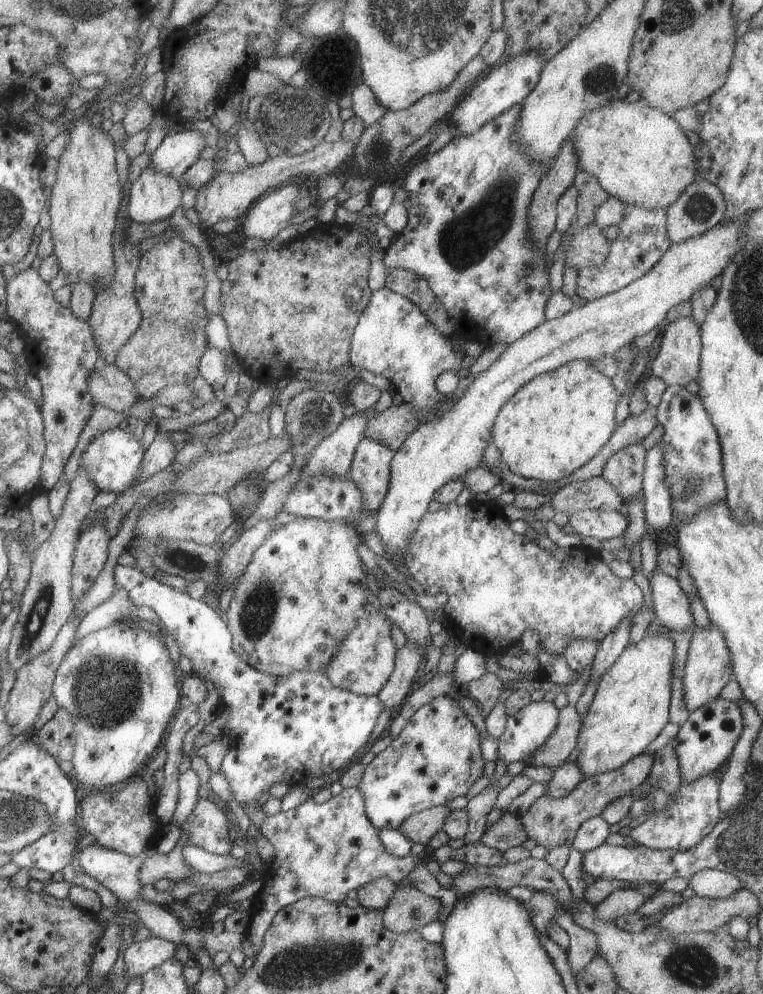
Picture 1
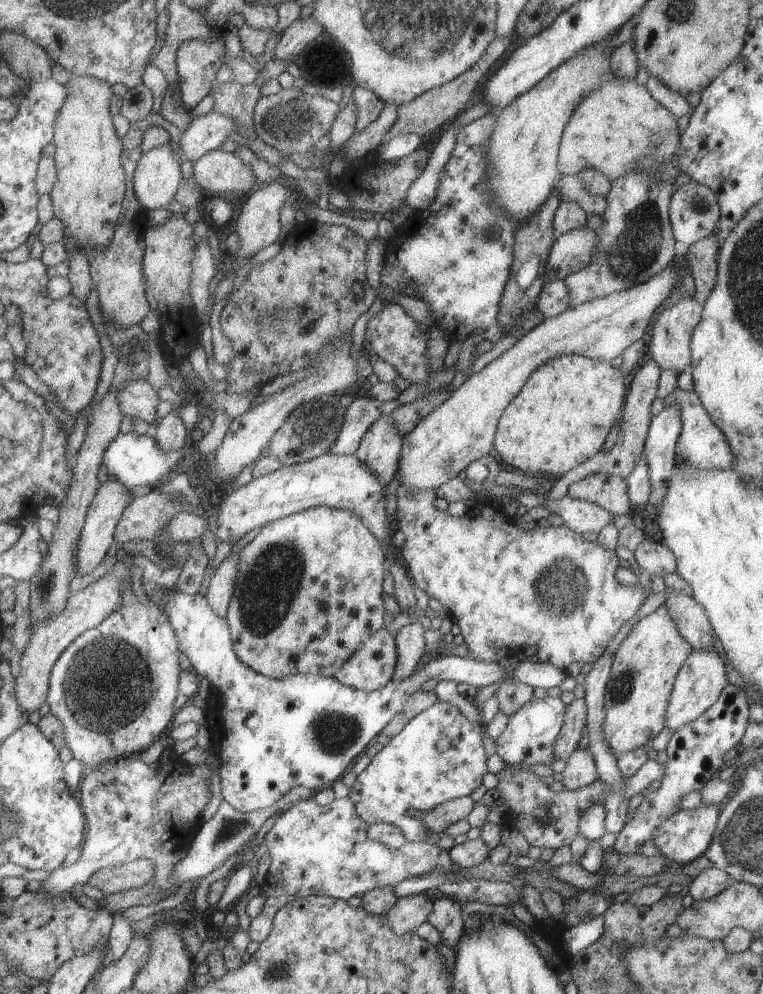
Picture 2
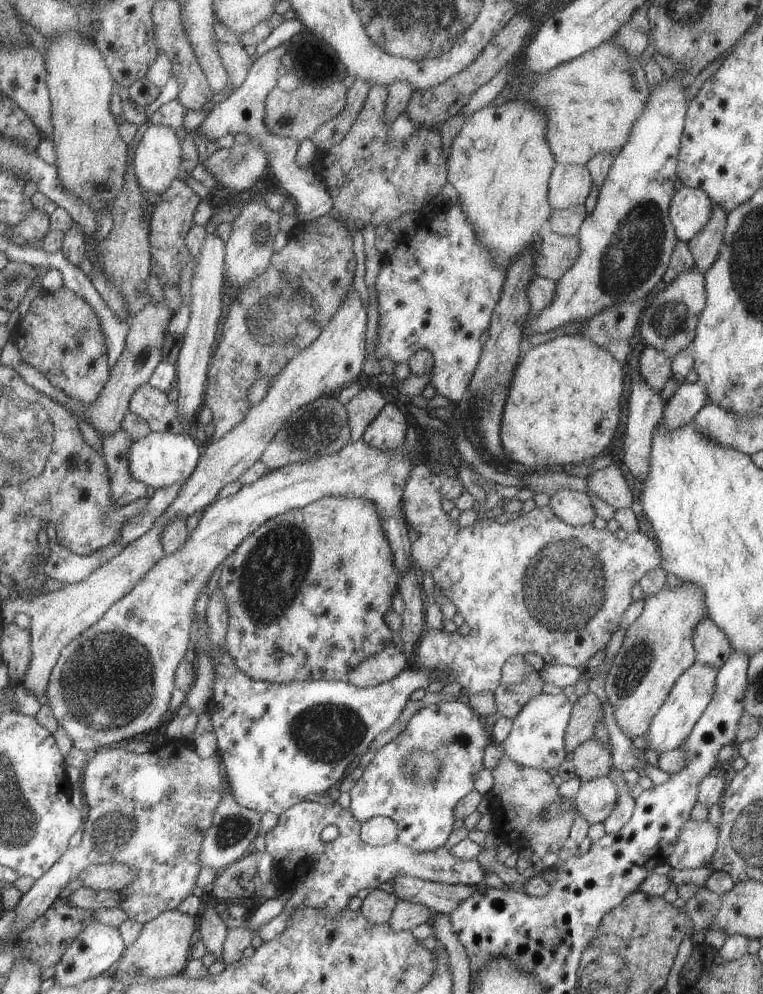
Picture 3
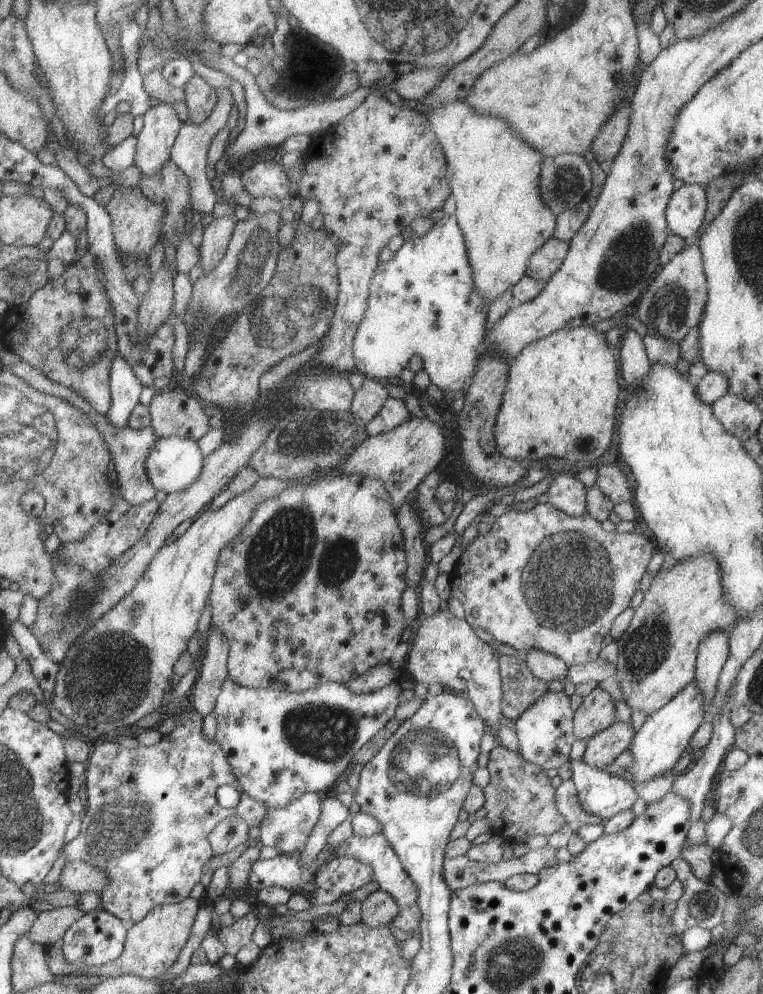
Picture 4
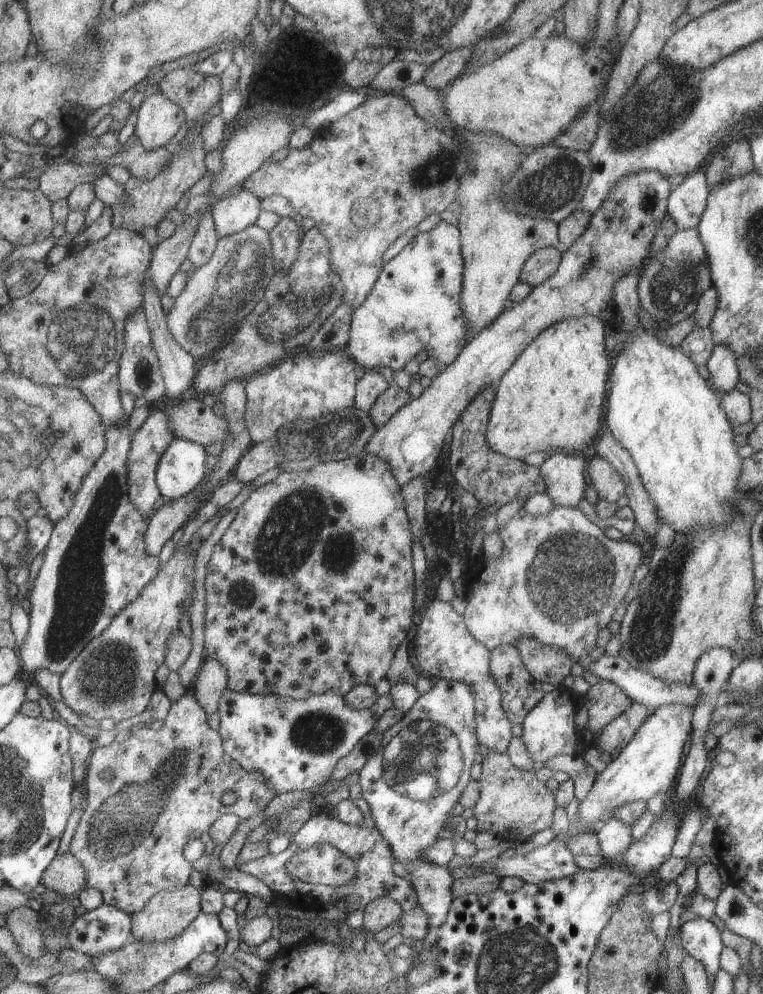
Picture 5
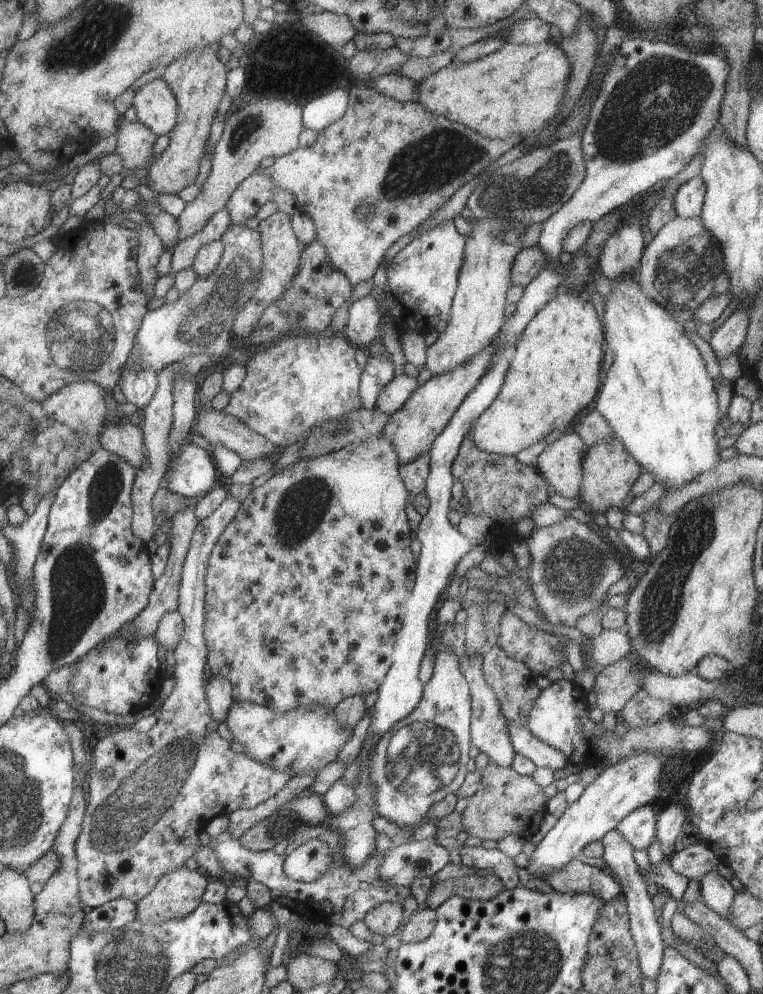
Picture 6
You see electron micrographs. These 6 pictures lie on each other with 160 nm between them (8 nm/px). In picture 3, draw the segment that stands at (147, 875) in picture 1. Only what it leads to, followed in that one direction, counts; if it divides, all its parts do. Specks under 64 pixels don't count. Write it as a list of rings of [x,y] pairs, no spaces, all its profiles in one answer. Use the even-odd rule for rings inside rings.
[[[128,864],[91,865],[80,872],[78,876],[84,884],[94,891],[120,892],[124,886],[136,880],[136,870]]]

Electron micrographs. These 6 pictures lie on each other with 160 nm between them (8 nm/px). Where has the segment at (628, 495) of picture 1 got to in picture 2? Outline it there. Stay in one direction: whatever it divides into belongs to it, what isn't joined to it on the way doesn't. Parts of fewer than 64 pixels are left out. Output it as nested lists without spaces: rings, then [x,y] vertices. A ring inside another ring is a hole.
[[[652,359],[649,360],[639,368],[631,381],[630,390],[626,393],[626,400],[624,400],[624,408],[622,410],[622,421],[617,440],[610,450],[606,452],[598,451],[592,458],[585,460],[582,464],[575,466],[569,470],[565,475],[559,477],[558,480],[551,486],[547,492],[547,499],[561,499],[567,494],[568,487],[583,478],[604,473],[615,477],[620,477],[626,480],[629,474],[635,469],[637,459],[643,454],[645,447],[645,440],[651,421],[651,406],[653,400],[657,397],[657,386],[661,375],[661,368]]]

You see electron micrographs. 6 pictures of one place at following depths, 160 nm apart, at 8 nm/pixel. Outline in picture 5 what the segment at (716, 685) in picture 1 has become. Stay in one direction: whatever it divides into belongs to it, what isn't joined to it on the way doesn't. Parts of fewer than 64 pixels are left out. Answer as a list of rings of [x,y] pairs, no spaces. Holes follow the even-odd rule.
[[[676,703],[659,706],[648,717],[640,728],[634,733],[632,740],[621,750],[615,760],[611,760],[608,766],[597,773],[595,781],[588,795],[579,804],[578,822],[571,822],[566,837],[558,837],[566,842],[570,837],[582,833],[596,832],[610,817],[614,817],[612,811],[622,803],[634,802],[652,798],[657,792],[670,794],[672,784],[676,782],[676,774],[682,766],[682,750],[688,742],[688,736],[693,731],[693,706],[688,703]]]

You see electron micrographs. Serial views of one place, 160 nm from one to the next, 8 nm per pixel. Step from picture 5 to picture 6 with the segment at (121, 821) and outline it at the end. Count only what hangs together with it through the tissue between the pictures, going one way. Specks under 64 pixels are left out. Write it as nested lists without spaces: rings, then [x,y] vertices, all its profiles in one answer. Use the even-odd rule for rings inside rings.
[[[228,494],[227,499],[217,508],[208,518],[199,521],[196,530],[191,538],[191,543],[183,564],[183,575],[179,588],[179,607],[177,611],[183,618],[185,627],[184,634],[173,652],[176,660],[176,670],[174,677],[176,678],[176,685],[171,694],[164,700],[161,705],[161,715],[157,719],[156,724],[152,729],[145,733],[137,732],[132,729],[131,726],[121,729],[119,732],[114,734],[108,734],[105,738],[102,738],[95,746],[94,752],[92,752],[92,768],[89,770],[89,782],[88,784],[88,808],[87,816],[84,817],[83,832],[79,834],[78,840],[75,842],[75,850],[78,852],[79,859],[79,894],[82,905],[90,906],[90,908],[96,908],[100,905],[106,904],[108,901],[122,897],[123,899],[131,900],[133,903],[142,901],[147,894],[152,892],[152,889],[160,882],[164,876],[176,869],[180,869],[180,866],[184,866],[184,862],[188,858],[194,858],[203,846],[200,843],[200,832],[206,826],[206,823],[212,816],[218,816],[221,814],[230,814],[232,811],[238,809],[251,809],[258,806],[264,801],[270,800],[275,794],[278,794],[280,790],[288,784],[292,776],[289,771],[277,771],[264,763],[256,762],[255,759],[251,759],[249,755],[237,753],[232,750],[231,744],[222,740],[222,736],[218,736],[216,732],[216,722],[214,717],[210,716],[210,703],[208,702],[206,695],[206,682],[204,682],[204,668],[206,668],[206,643],[204,642],[204,576],[207,576],[207,562],[211,558],[211,554],[219,542],[219,538],[222,536],[224,529],[234,520],[236,513],[239,512],[240,503]],[[106,768],[112,768],[114,775],[111,780],[105,780],[103,778],[103,771]]]

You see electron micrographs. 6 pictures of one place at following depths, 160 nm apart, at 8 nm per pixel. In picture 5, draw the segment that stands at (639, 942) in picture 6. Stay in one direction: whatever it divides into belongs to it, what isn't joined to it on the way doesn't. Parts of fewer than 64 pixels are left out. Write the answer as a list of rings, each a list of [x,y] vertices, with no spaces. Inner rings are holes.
[[[610,817],[595,835],[598,837],[604,856],[608,859],[613,859],[623,853],[633,840],[632,826],[616,817]]]

